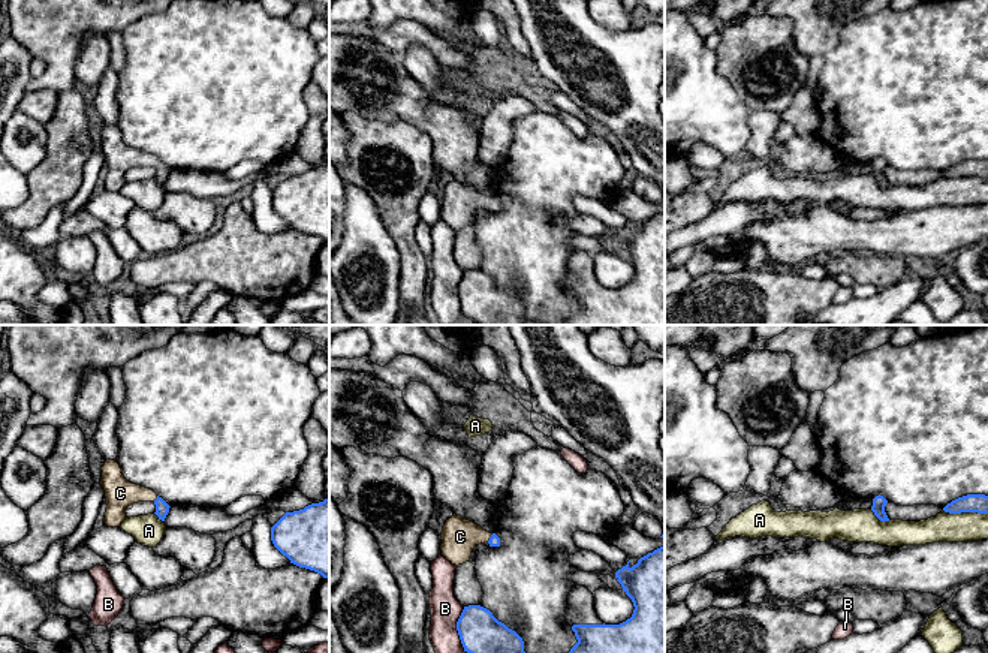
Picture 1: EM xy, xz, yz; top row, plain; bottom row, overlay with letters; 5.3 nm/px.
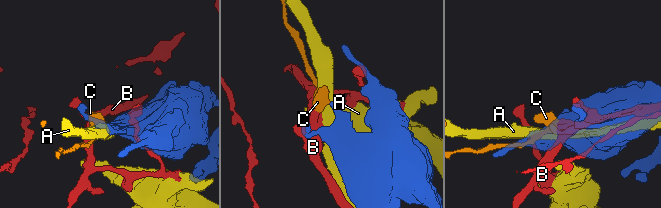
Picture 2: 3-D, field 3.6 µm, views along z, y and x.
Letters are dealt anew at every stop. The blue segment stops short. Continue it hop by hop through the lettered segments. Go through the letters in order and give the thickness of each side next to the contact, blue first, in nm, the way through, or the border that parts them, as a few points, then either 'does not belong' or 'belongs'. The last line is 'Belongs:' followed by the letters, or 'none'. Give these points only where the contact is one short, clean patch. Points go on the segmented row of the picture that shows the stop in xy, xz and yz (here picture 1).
A: calibres 100 and 160 nm; does not belong
B: calibres 220 and 160 nm; does not belong
C: calibres 80 and 160 nm; way xy (162, 508), (156, 499), (147, 494), (120, 493); belongs
Belongs: C

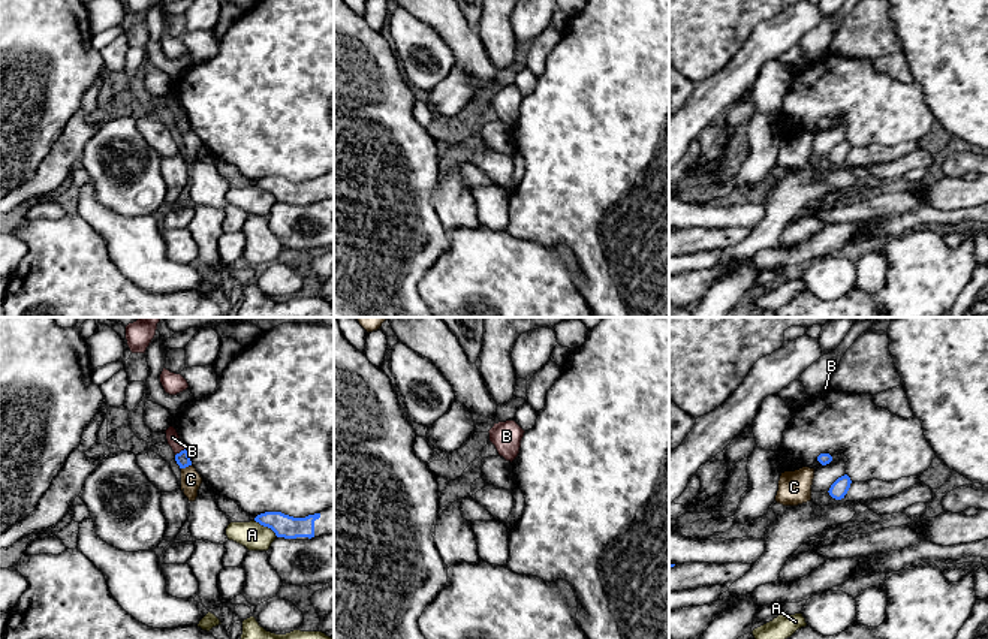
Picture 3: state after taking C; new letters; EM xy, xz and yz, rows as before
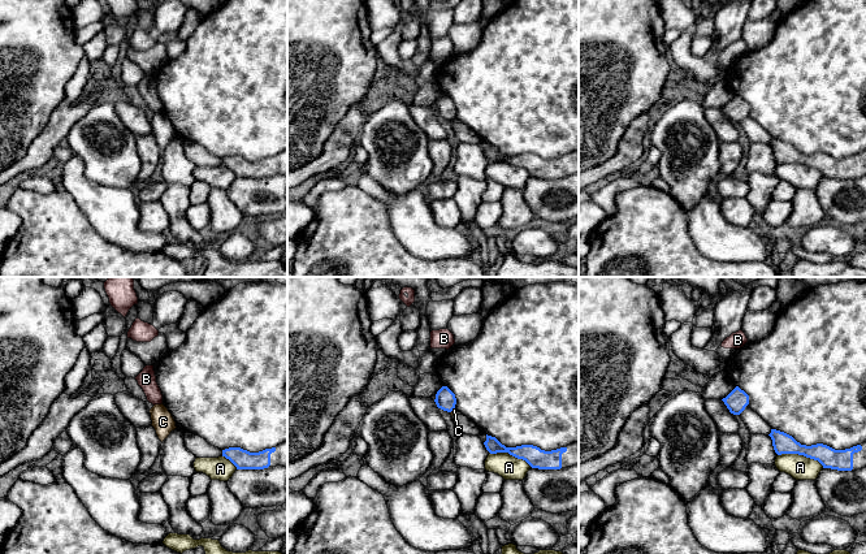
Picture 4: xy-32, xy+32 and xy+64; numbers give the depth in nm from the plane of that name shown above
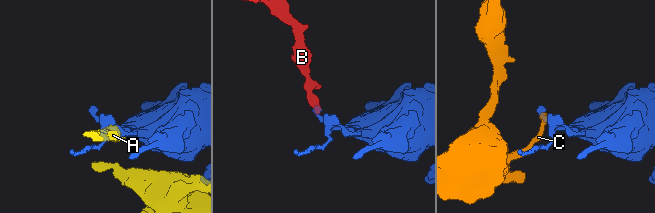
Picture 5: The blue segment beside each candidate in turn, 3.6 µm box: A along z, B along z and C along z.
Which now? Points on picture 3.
A: calibres 120 and 150 nm; does not belong
B: calibres 80 and 70 nm; border xy (184, 448), (175, 455); does not belong
C: calibres 80 and 110 nm; border xy (190, 464), (181, 469); does not belong
Belongs: none

